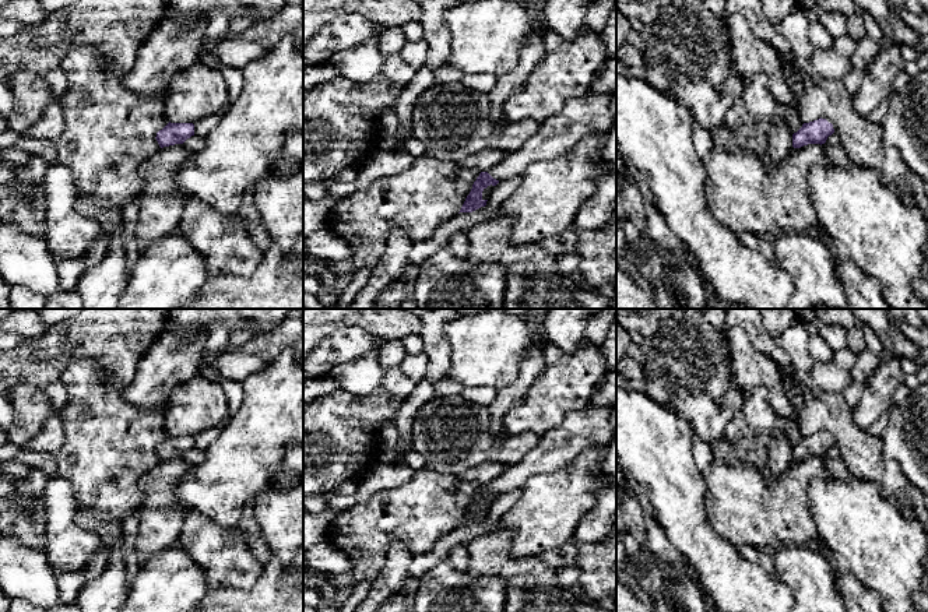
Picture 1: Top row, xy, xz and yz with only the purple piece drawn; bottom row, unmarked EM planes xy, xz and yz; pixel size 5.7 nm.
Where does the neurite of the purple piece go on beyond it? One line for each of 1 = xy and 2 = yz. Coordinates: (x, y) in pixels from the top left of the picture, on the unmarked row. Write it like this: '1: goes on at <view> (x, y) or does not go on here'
1: does not go on here
2: does not go on here

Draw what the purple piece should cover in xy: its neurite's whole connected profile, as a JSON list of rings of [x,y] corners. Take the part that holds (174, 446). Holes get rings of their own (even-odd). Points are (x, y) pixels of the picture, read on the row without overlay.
[[[168,436],[162,443],[157,446],[157,454],[161,461],[183,457],[187,451],[194,449],[193,436]]]

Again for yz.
[[[818,432],[804,436],[802,440],[792,447],[792,460],[801,461],[808,457],[825,457],[827,450],[834,446],[833,437],[826,432]]]

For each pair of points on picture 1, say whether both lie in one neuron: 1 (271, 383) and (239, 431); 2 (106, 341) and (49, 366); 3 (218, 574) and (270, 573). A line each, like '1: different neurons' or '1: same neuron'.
1: same neuron
2: same neuron
3: different neurons

